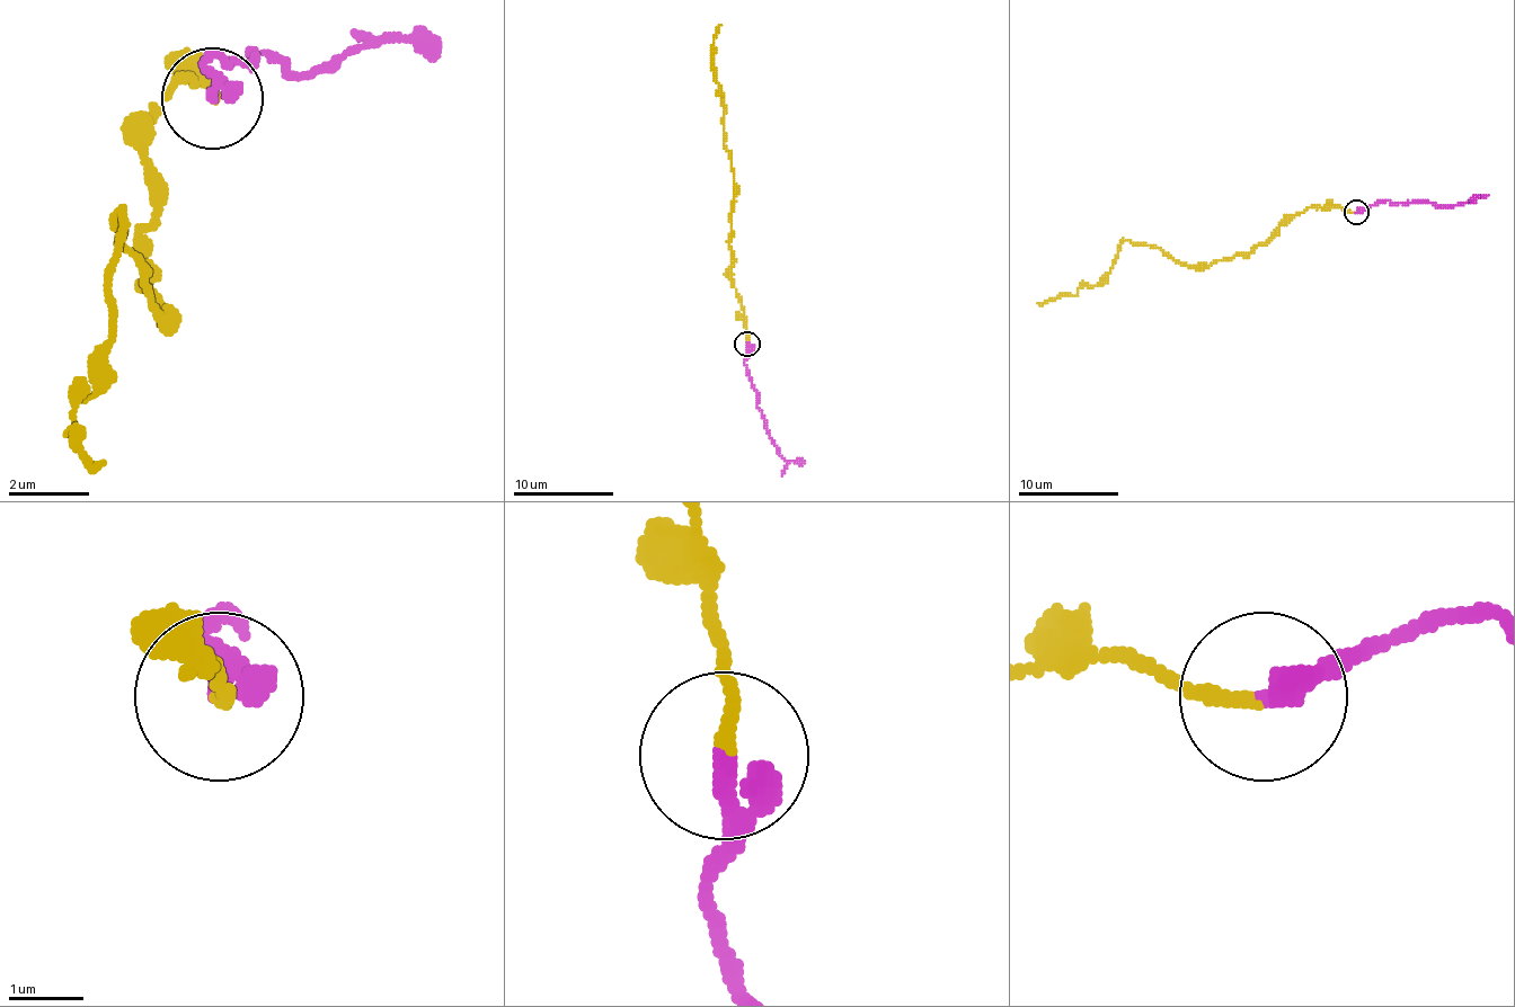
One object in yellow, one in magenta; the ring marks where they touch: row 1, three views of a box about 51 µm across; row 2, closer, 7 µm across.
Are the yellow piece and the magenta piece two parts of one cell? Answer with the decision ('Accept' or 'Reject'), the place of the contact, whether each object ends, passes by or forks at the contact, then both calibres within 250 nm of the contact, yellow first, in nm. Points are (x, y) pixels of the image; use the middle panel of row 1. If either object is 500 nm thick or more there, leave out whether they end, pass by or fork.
Reject. Place: (747, 344). At the ring yellow ends. At the ring magenta ends. Thickness 190 nm (yellow) against 380 nm

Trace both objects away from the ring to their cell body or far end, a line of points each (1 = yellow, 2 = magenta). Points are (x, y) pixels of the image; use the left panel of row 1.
1: (209, 100), (188, 80), (158, 110), (138, 252), (168, 313), (117, 242), (117, 212), (77, 435), (107, 465)
2: (209, 100), (198, 70), (219, 50), (280, 70), (330, 70), (371, 39), (442, 60)

